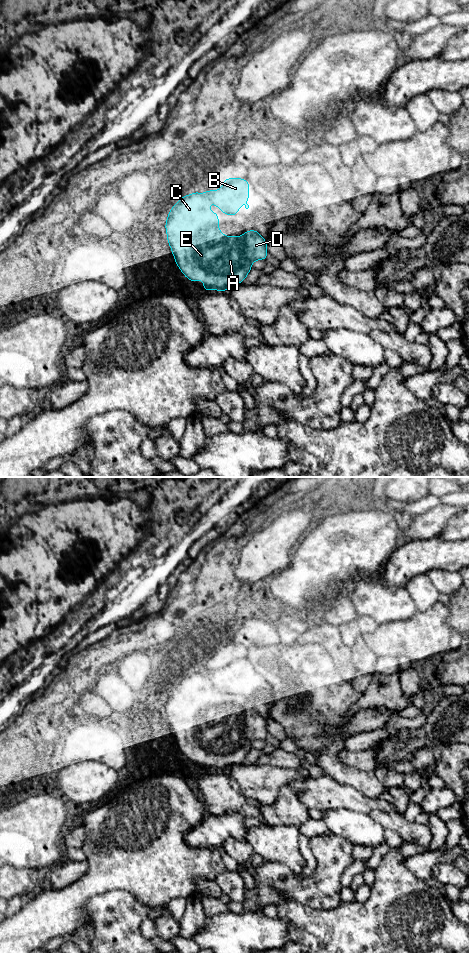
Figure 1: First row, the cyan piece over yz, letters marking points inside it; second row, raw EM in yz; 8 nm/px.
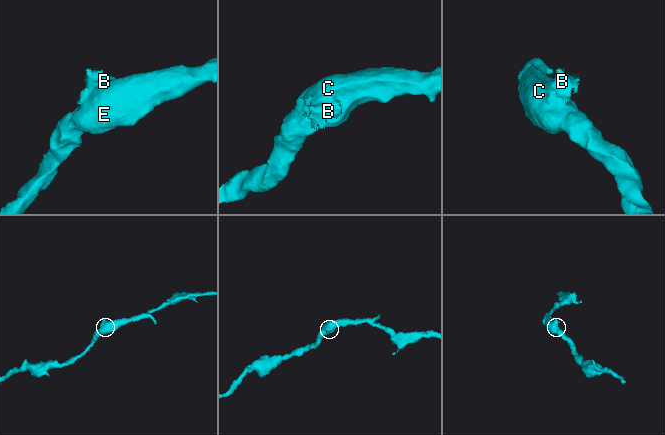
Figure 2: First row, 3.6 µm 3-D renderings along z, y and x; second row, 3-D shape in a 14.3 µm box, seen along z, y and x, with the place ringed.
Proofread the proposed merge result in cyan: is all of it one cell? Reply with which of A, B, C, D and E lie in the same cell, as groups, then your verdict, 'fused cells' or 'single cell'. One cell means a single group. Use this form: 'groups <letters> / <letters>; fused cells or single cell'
groups A C D E / B; fused cells

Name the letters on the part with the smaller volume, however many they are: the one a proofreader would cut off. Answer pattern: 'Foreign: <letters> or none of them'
Foreign: B

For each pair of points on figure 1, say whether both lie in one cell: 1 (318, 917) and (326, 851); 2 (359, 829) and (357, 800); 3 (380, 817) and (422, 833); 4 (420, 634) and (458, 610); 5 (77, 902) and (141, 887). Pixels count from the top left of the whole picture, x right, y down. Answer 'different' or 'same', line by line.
1: different
2: different
3: same
4: different
5: same

